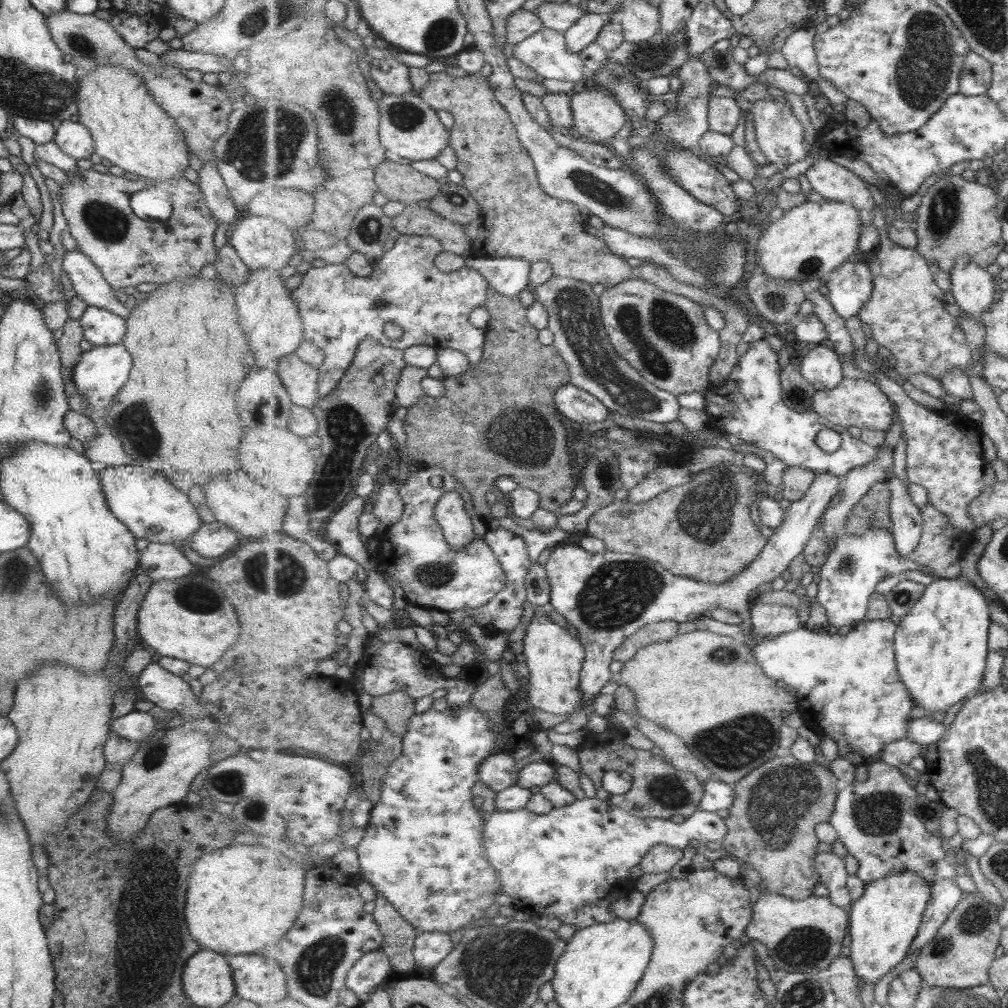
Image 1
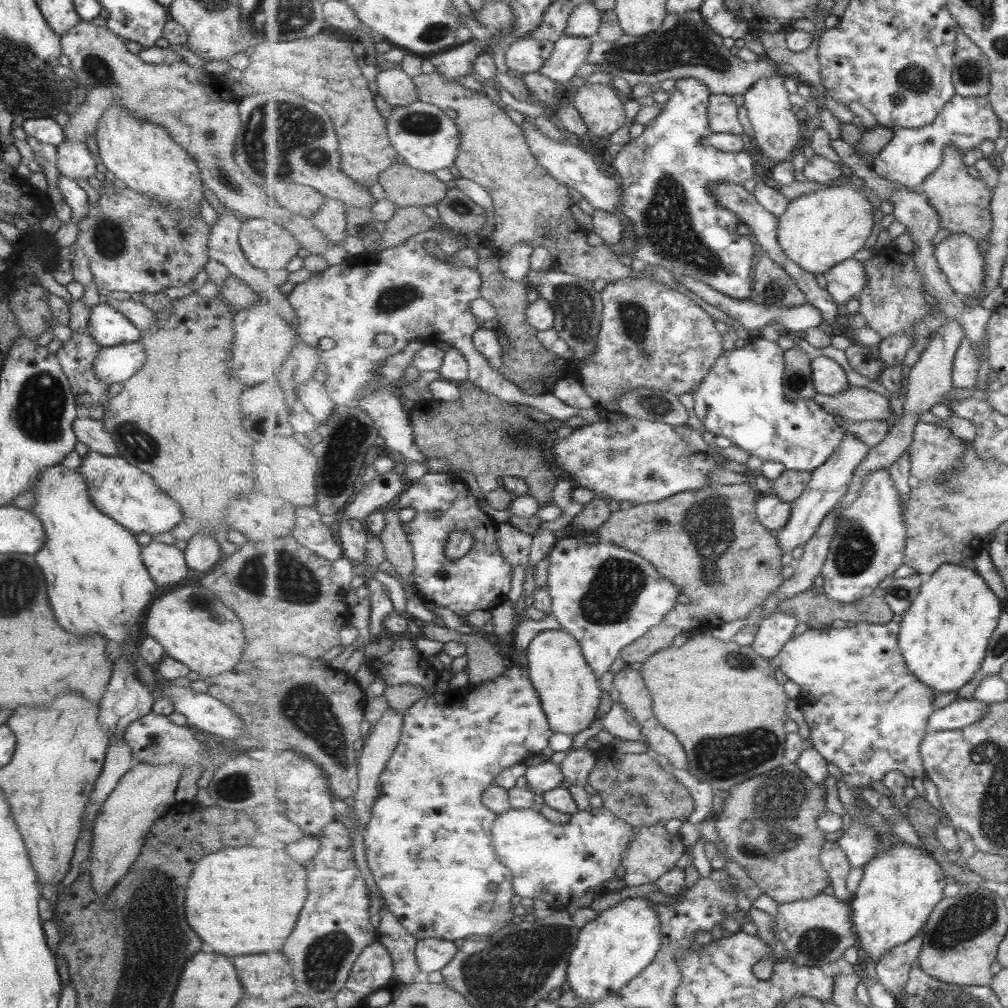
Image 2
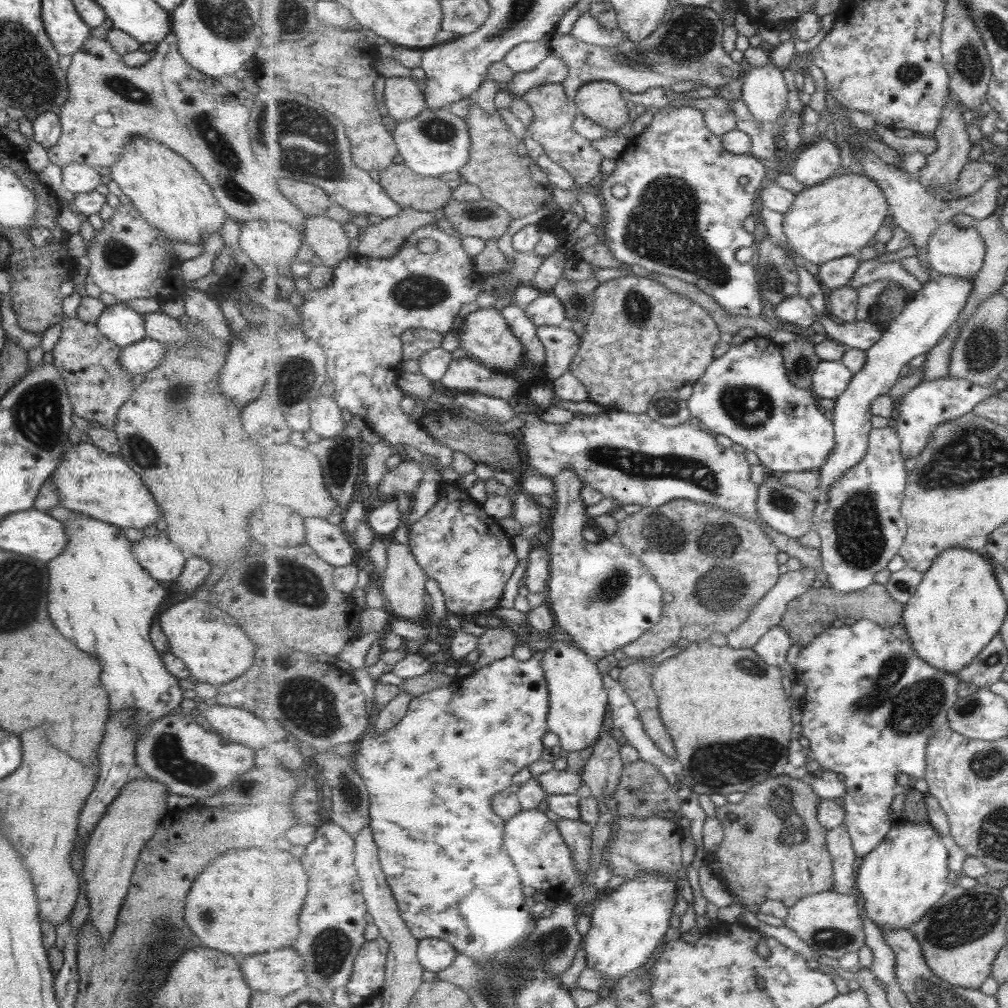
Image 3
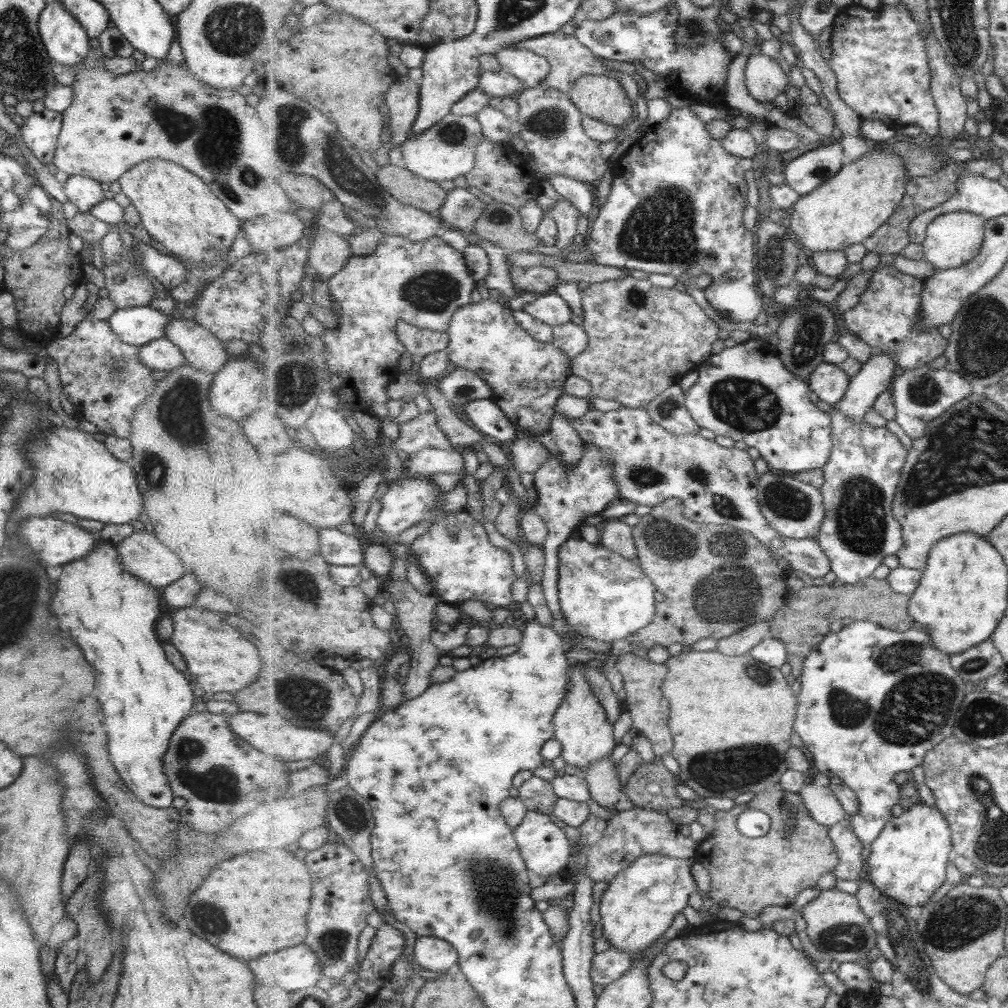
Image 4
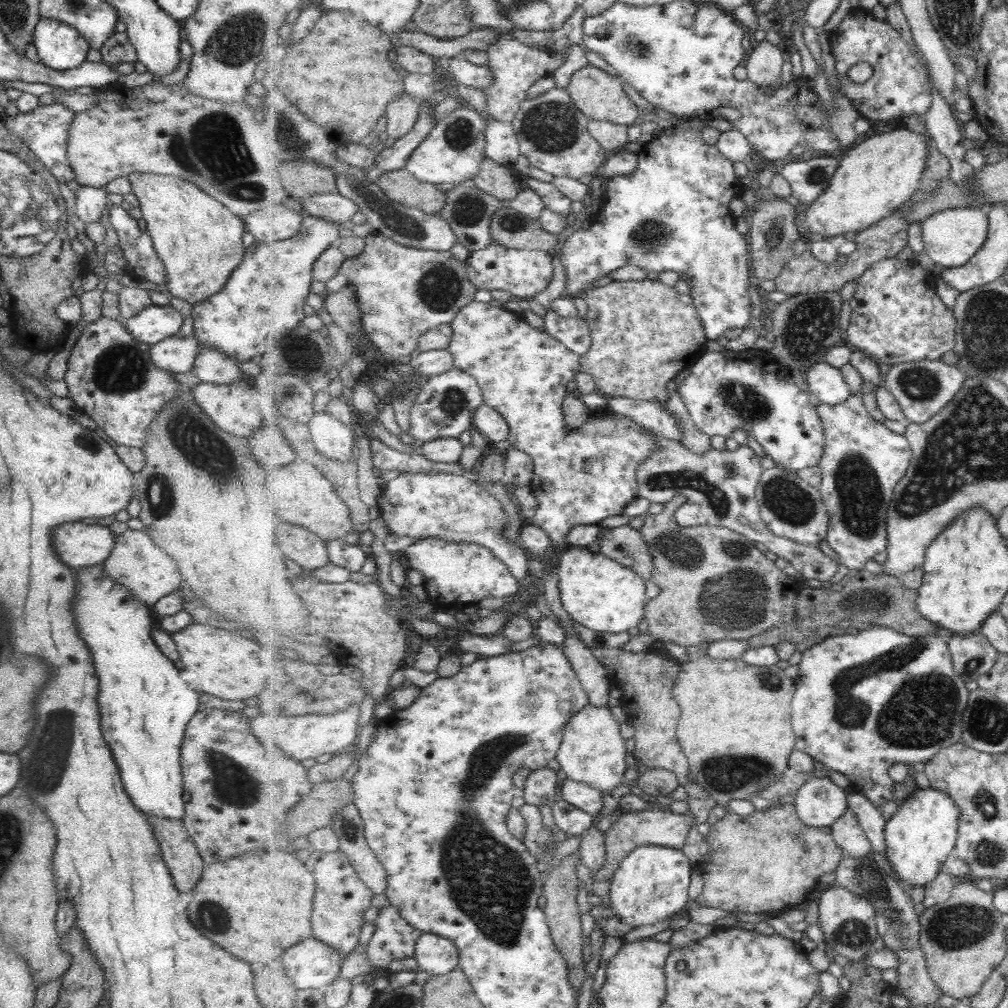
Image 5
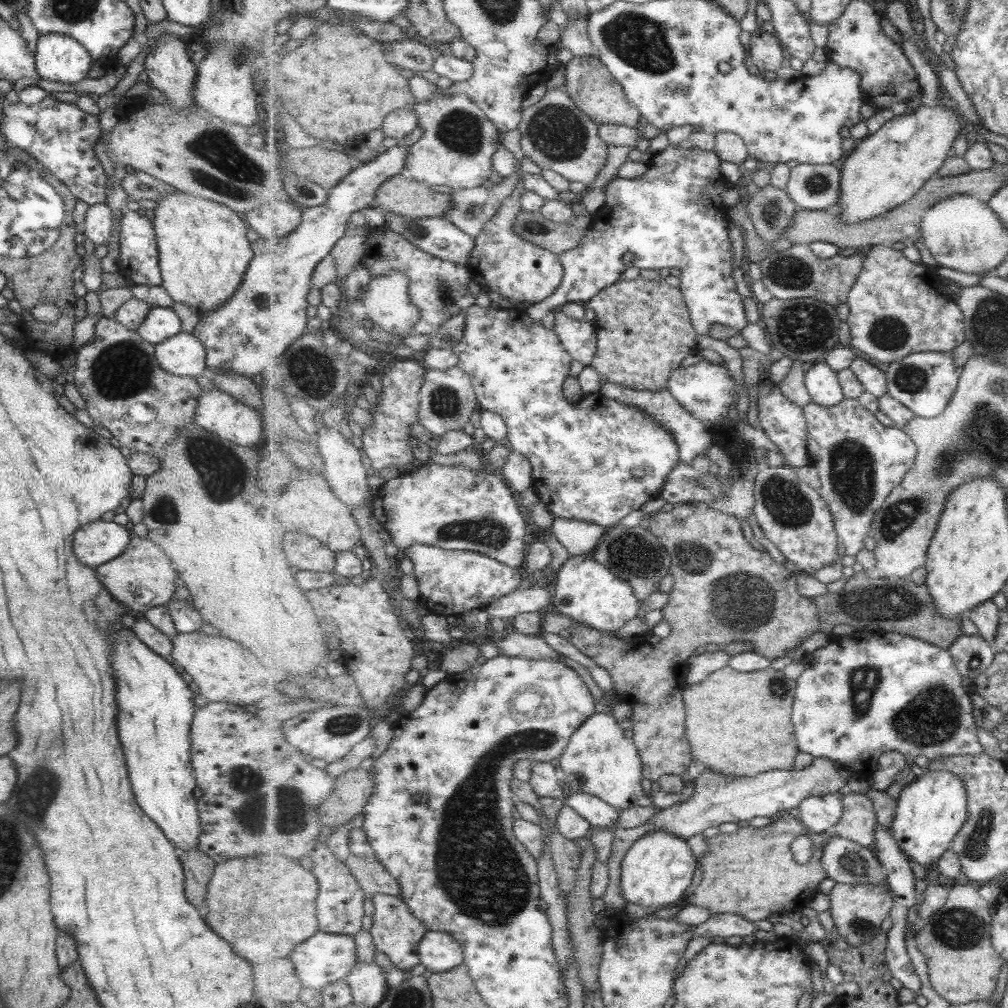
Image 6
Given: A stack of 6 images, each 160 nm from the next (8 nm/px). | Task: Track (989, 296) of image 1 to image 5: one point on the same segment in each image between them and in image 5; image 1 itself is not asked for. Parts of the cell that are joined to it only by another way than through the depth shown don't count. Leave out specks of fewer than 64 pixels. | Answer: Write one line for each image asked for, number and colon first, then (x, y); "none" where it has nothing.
2: (959, 256)
3: (952, 250)
4: (953, 239)
5: (952, 238)

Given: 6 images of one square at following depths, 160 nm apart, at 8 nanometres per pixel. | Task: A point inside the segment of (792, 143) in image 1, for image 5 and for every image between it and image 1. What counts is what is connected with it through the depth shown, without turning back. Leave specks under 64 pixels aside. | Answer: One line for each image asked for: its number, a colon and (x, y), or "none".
2: (775, 121)
3: (765, 92)
4: (765, 78)
5: (765, 63)

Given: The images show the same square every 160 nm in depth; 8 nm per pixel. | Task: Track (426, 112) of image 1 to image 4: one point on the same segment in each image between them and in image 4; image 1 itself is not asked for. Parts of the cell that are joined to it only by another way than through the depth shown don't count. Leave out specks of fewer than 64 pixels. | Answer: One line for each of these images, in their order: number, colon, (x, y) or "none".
2: (427, 139)
3: (438, 141)
4: (446, 151)

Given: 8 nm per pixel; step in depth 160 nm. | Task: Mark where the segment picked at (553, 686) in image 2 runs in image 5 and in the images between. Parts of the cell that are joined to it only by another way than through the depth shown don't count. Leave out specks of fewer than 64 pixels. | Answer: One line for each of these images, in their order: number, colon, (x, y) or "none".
3: (579, 702)
4: (583, 729)
5: (593, 751)

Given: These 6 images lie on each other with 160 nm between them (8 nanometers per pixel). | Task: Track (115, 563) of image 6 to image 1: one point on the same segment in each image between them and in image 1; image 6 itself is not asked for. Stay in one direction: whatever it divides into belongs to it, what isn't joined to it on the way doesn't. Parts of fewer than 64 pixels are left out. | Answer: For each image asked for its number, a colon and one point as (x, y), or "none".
1: (160, 561)
2: (165, 564)
3: (163, 560)
4: (143, 555)
5: (147, 572)

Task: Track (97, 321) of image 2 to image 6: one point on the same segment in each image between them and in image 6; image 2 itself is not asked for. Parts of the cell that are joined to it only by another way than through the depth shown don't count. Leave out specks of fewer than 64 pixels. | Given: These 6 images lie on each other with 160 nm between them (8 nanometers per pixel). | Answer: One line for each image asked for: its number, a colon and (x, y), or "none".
3: (119, 323)
4: (135, 325)
5: (154, 323)
6: (160, 322)

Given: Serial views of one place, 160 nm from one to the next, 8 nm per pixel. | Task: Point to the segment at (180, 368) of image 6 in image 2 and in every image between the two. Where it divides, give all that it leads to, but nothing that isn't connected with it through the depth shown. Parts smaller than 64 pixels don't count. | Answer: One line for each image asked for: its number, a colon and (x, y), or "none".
2: (117, 363)
3: (142, 356)
4: (159, 354)
5: (175, 354)

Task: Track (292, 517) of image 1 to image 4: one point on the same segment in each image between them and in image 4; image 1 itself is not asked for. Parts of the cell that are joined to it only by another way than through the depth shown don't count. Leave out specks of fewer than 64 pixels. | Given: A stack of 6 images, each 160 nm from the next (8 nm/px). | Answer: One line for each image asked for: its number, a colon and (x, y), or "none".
2: (310, 531)
3: (331, 542)
4: (338, 548)

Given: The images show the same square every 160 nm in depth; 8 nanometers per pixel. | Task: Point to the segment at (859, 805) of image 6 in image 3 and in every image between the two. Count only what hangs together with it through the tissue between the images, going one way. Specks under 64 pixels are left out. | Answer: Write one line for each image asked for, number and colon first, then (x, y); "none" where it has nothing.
3: (840, 845)
4: (852, 866)
5: (850, 835)

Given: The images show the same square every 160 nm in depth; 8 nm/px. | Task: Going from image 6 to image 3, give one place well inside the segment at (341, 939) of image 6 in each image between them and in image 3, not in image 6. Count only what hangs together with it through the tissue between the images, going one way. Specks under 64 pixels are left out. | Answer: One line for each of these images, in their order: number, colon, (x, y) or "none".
3: (283, 972)
4: (299, 968)
5: (312, 964)

